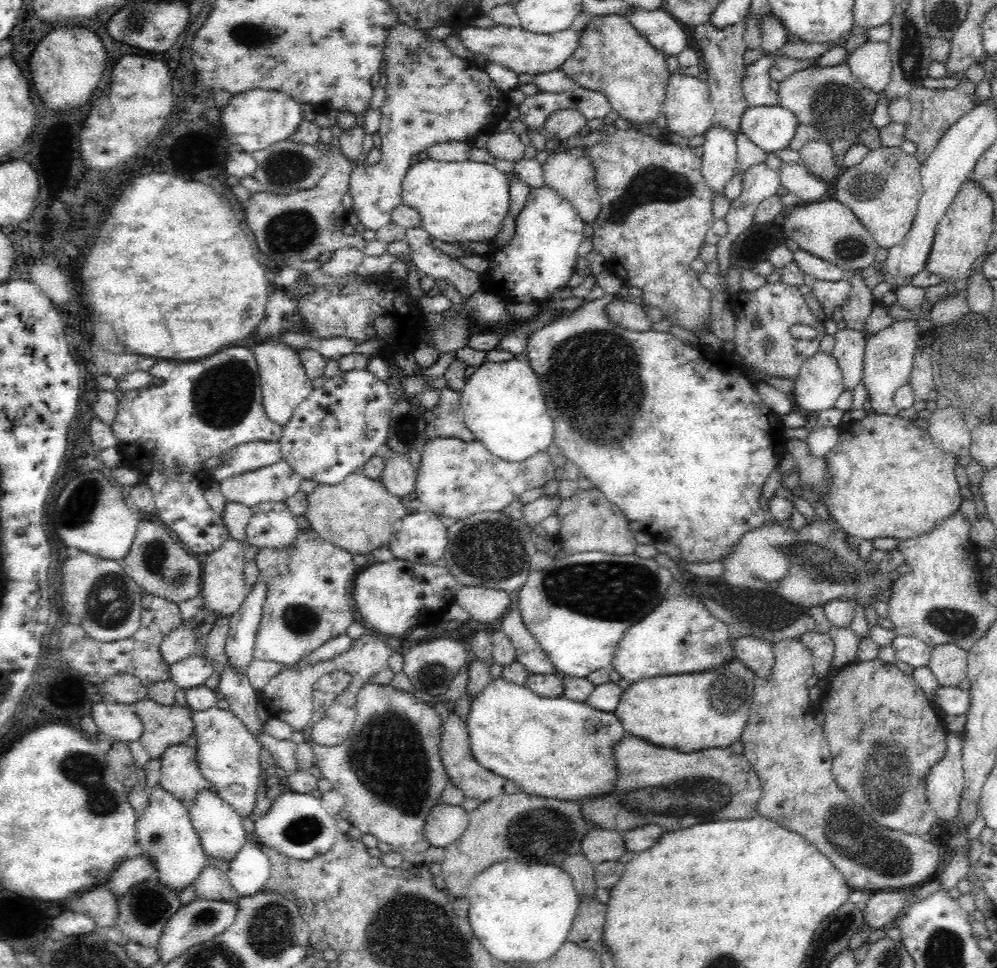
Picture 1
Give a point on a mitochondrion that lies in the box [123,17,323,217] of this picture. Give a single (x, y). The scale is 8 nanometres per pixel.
(287, 168)

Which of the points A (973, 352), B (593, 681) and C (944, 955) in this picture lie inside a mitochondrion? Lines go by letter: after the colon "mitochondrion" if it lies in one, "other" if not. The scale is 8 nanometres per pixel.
A: mitochondrion
B: other
C: mitochondrion

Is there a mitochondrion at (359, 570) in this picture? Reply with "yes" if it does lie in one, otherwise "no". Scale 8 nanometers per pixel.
no

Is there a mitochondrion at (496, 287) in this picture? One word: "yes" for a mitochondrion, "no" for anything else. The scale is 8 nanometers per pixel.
no

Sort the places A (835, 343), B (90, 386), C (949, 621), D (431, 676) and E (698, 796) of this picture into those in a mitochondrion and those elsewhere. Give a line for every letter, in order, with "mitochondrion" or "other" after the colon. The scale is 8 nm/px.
A: other
B: other
C: mitochondrion
D: mitochondrion
E: mitochondrion

